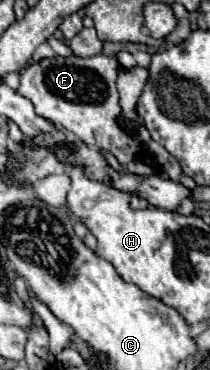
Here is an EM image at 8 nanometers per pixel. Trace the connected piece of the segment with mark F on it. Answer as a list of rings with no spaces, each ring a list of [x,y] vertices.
[[[95,55],[85,59],[83,57],[41,59],[25,67],[25,71],[21,73],[21,85],[17,93],[25,95],[33,103],[33,107],[37,107],[39,115],[45,115],[45,119],[53,119],[53,123],[65,127],[77,139],[89,143],[91,147],[109,151],[123,167],[129,161],[133,161],[135,155],[141,153],[151,157],[151,163],[159,171],[165,171],[171,181],[179,181],[181,179],[179,161],[151,139],[147,127],[137,125],[135,129],[127,129],[119,121],[121,105],[115,85],[119,69],[121,65],[117,57],[107,55]]]

